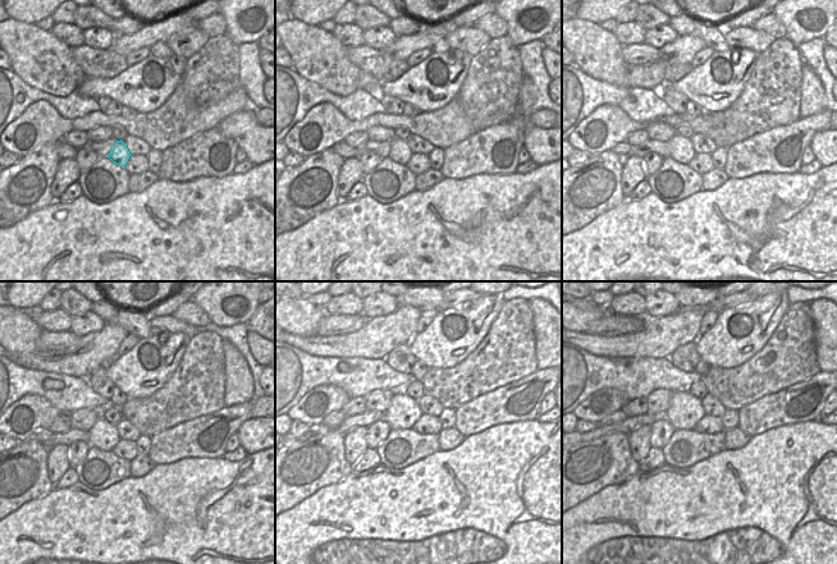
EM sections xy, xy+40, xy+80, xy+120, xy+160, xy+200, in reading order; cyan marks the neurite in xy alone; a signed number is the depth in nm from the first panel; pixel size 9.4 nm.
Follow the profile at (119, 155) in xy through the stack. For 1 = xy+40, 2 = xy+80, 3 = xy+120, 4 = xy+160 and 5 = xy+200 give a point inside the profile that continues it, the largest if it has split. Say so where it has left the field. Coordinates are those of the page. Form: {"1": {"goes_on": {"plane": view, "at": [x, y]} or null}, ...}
{"1": {"goes_on": {"plane": "xy+40", "at": [399, 152]}}, "2": {"goes_on": {"plane": "xy+80", "at": [681, 148]}}, "3": {"goes_on": {"plane": "xy+120", "at": [104, 435]}}, "4": {"goes_on": {"plane": "xy+160", "at": [402, 412]}}, "5": {"goes_on": {"plane": "xy+200", "at": [685, 411]}}}

